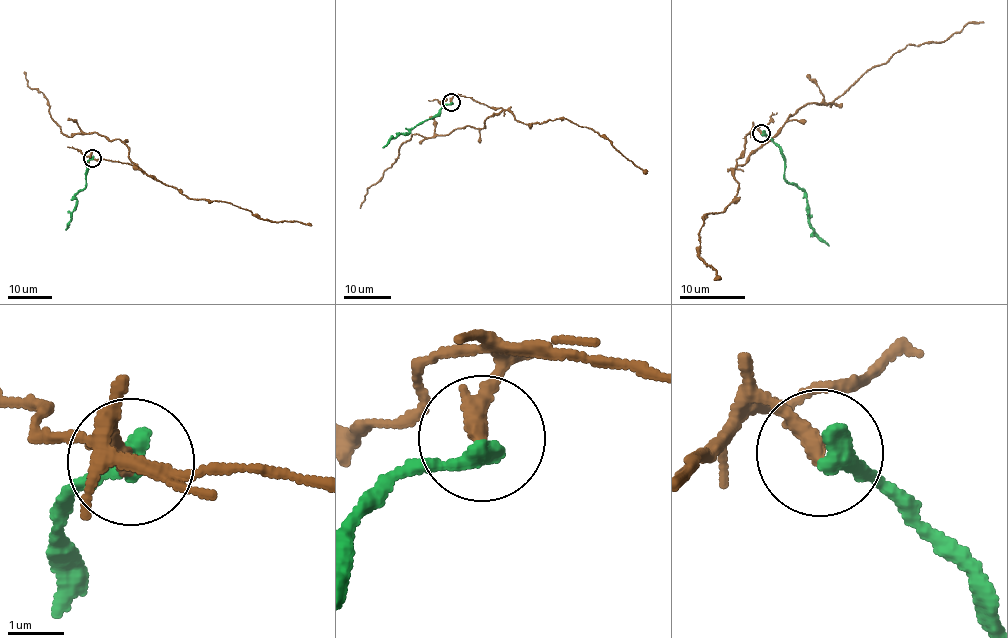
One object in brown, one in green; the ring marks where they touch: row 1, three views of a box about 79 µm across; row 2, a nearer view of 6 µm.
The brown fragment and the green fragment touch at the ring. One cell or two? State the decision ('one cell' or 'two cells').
two cells

